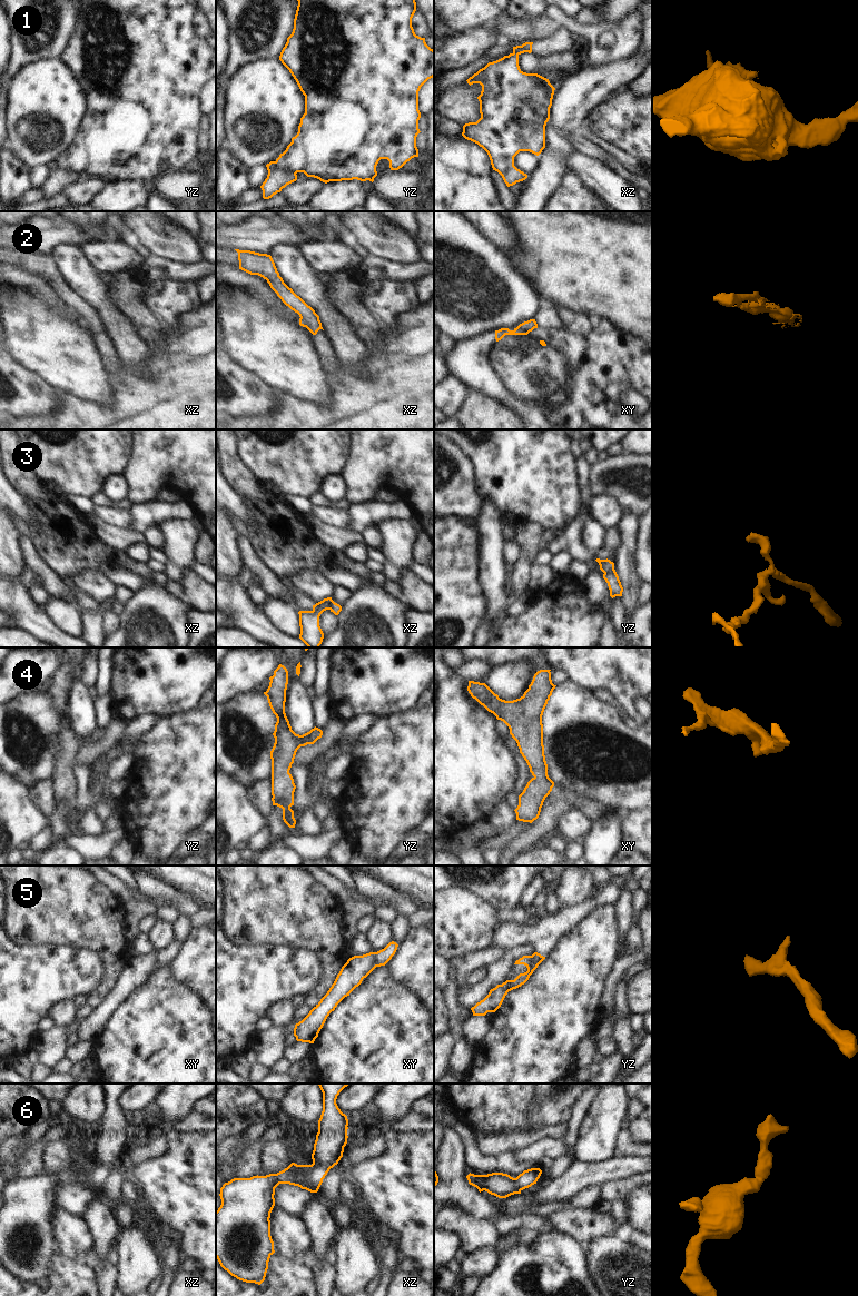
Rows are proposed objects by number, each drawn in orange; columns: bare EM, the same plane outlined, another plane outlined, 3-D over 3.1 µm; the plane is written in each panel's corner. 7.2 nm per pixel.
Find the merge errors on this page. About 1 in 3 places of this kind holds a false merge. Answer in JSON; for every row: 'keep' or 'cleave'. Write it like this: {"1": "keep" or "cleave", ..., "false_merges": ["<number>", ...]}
{"1": "cleave", "2": "cleave", "3": "cleave", "4": "keep", "5": "cleave", "6": "keep", "false_merges": ["1", "2", "3", "5"]}

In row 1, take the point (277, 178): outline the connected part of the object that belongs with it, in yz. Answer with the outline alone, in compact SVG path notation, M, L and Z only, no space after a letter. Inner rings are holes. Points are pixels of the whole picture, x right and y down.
M270 161L266 167L268 175L260 186L264 199L272 198L277 192L280 192L287 185L297 180L296 172L279 168L276 161Z

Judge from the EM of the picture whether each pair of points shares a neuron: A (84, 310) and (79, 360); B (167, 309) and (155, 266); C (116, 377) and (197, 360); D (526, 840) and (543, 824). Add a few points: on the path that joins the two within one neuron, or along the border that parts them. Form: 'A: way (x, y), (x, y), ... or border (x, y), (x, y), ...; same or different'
A: border (87, 327), (96, 336), (96, 344), (99, 350); different
B: border (140, 266), (149, 279), (186, 280); different
C: way (136, 382), (177, 381); same
D: way (531, 836), (539, 829); same

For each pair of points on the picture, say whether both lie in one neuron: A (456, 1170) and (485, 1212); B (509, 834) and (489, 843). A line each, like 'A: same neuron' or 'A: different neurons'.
A: same neuron
B: same neuron

